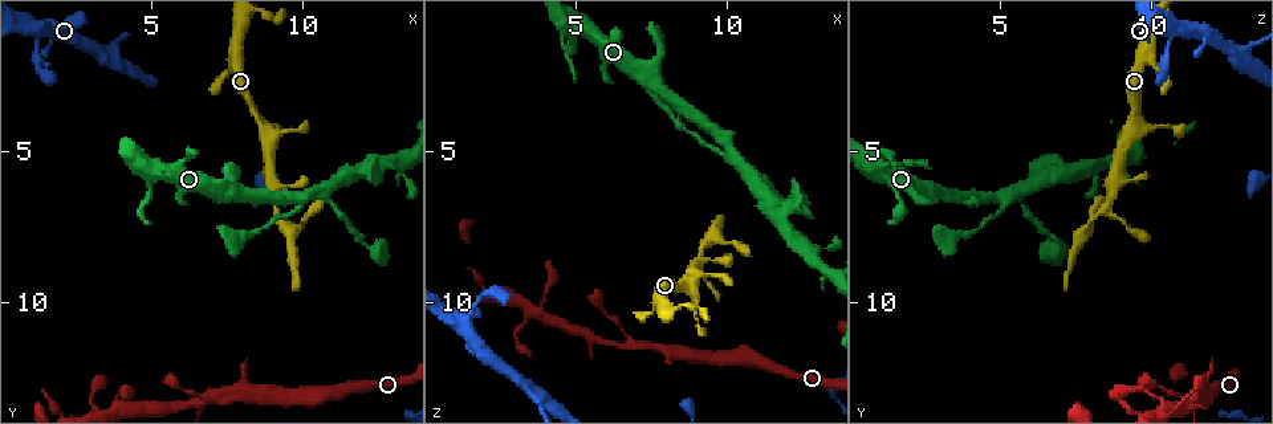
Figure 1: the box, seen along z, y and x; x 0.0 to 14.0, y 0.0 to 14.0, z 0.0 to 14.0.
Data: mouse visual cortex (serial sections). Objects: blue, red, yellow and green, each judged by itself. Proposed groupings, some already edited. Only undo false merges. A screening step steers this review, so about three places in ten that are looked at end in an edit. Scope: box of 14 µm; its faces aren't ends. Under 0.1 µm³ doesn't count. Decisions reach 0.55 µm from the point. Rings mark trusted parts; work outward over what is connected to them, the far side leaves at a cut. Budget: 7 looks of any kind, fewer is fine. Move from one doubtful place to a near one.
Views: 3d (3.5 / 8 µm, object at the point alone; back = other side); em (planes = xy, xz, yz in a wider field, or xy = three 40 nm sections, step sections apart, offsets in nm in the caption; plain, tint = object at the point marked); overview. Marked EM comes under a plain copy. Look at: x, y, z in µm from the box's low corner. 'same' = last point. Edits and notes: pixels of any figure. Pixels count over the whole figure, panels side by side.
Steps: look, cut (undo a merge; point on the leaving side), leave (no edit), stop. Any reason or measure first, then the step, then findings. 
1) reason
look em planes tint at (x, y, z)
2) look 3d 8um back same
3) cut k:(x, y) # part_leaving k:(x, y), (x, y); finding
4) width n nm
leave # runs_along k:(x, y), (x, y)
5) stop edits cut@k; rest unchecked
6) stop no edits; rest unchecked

three-way junction
look 3d 8um at (10.6, 6.2, 5.7)

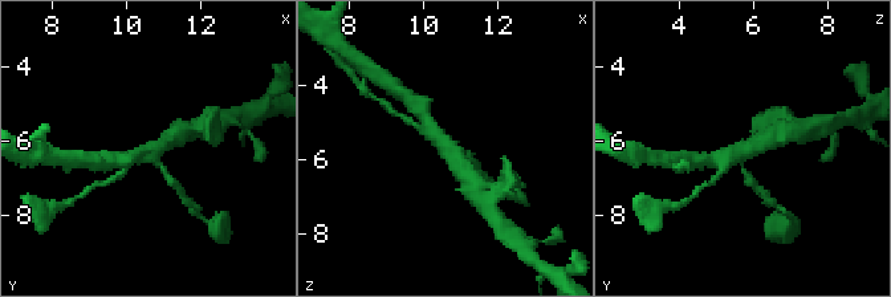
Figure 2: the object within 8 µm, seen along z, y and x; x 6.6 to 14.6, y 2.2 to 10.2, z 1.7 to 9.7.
look 3d 3.5um at (10.7, 6.3, 5.8)

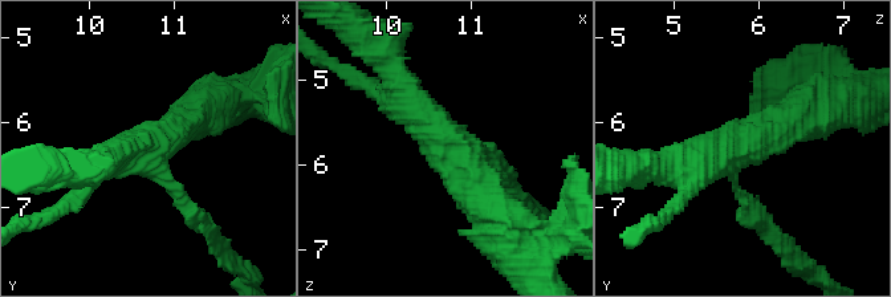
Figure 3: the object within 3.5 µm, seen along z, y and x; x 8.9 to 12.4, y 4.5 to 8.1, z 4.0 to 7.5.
leave # runs_along 3:(394, 74), (407, 106), (492, 207); continuous, no second cell

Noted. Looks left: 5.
two arms in line, one across
look 3d 3.5um at (6.9, 13.1, 11.4)

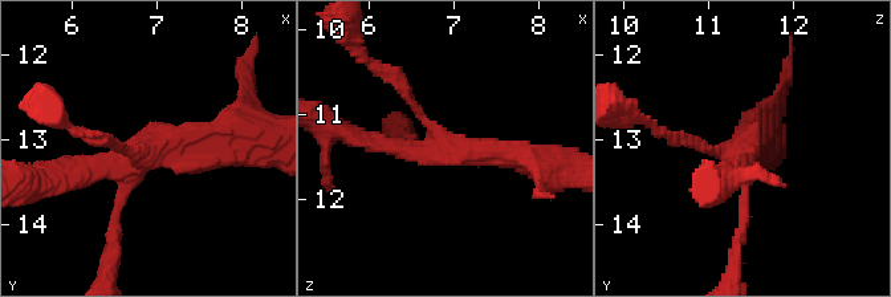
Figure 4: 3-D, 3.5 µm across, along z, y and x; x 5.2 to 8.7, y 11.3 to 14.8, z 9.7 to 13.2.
now the EM
look em planes tint at (6.80, 13.15, 11.35)

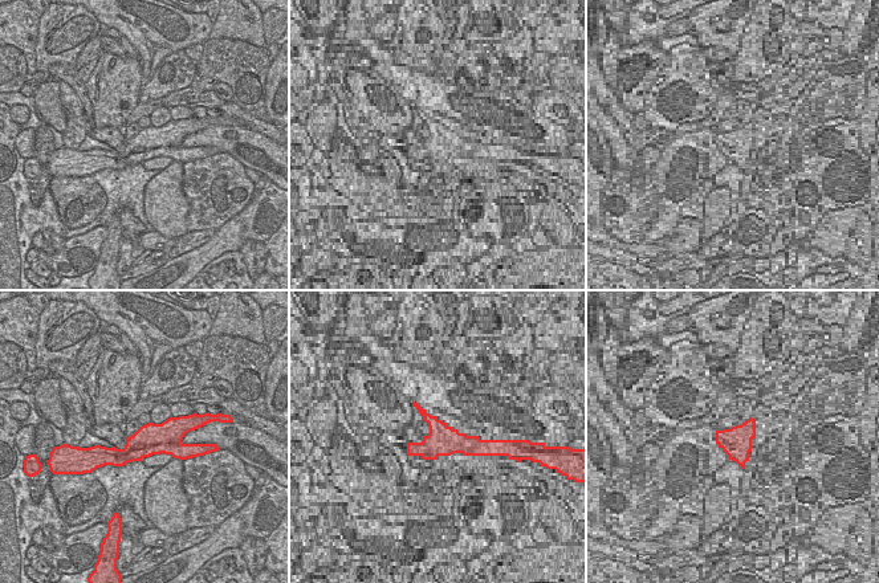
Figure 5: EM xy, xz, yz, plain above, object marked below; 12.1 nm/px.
leave # runs_along 5:(182, 429), (126, 455), (101, 452); continuous, no second cell

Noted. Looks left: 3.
look 3d 3.5um at (3.8, 13.4, 10.5)

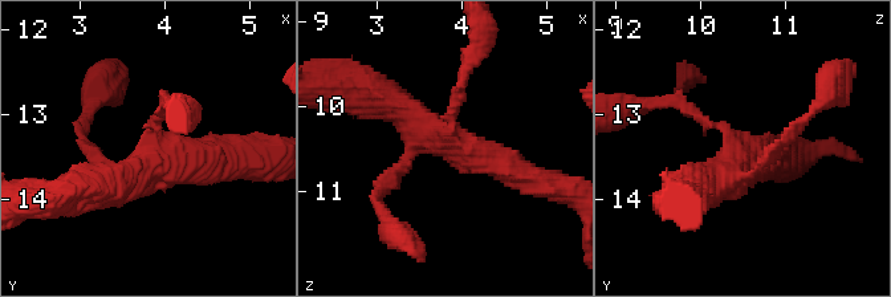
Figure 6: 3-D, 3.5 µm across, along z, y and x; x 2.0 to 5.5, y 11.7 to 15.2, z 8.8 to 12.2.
now the EM
look em xy step 1 tint at (3.90, 13.35, 10.45)

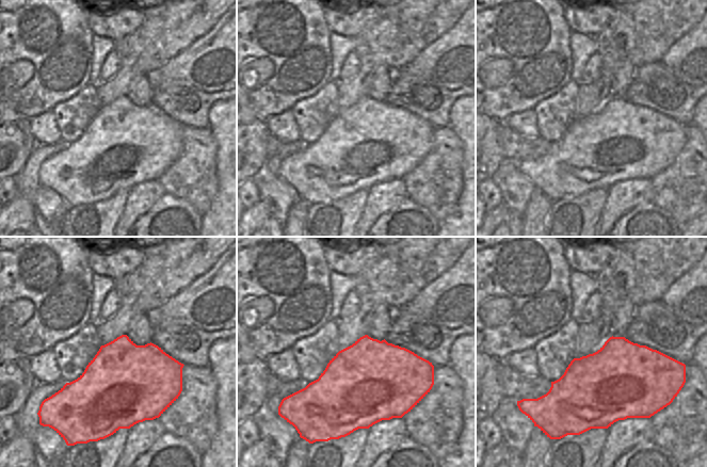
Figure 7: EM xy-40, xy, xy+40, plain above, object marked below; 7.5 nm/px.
leave # all the same cell

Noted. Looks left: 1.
stop no edits; rest unchecked

